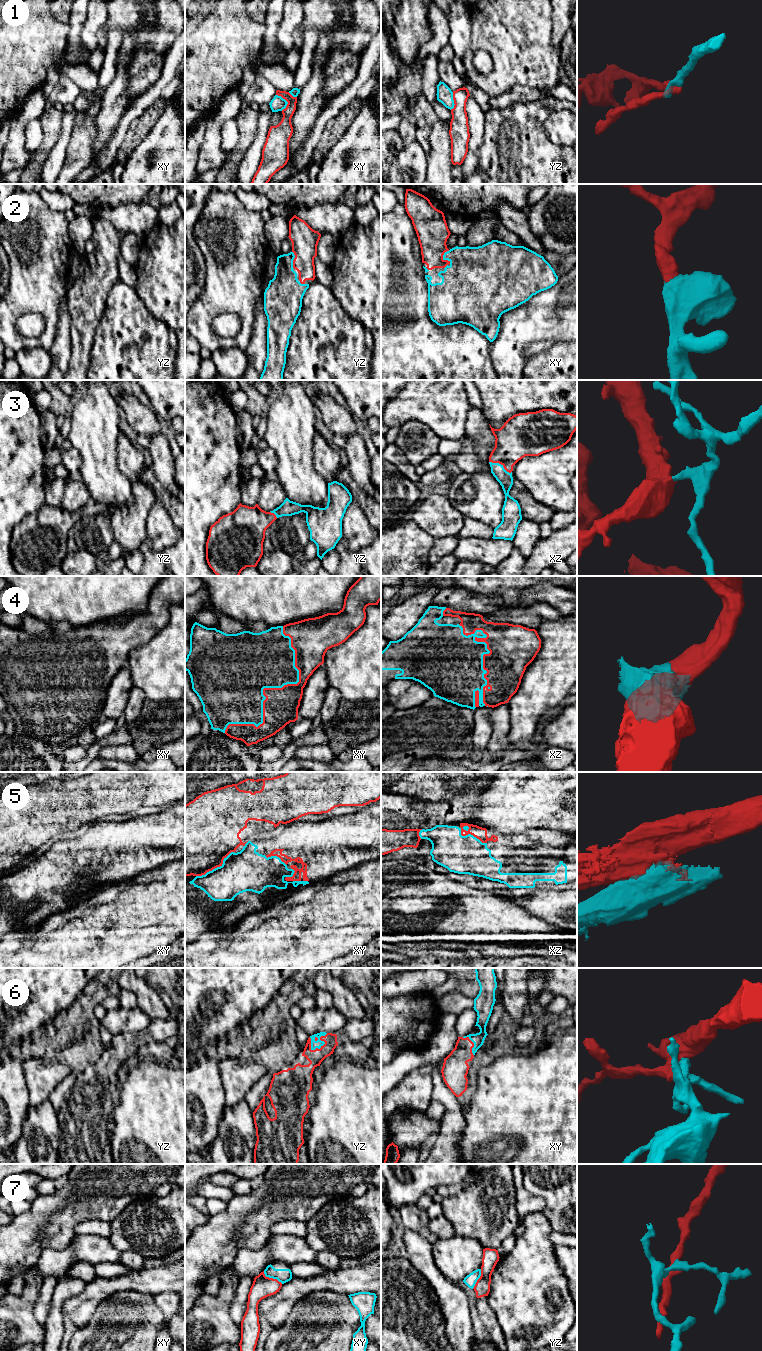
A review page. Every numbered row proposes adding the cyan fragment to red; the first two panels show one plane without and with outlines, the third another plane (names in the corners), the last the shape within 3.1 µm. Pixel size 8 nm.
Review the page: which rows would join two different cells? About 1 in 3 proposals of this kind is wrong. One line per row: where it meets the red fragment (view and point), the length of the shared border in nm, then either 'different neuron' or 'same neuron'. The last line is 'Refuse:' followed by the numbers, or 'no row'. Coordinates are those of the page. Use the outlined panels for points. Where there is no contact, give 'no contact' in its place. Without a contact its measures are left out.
1: contact xy (286, 100); length 140 nm; different neuron
2: contact xy (442, 258); length 110 nm; same neuron
3: contact xz (500, 463); length 200 nm; same neuron
4: contact xy (272, 688); length 950 nm; same neuron
5: contact xz (471, 834); length 240 nm; different neuron
6: contact yz (325, 1043); length 190 nm; same neuron
7: contact xy (272, 1278); length 190 nm; different neuron
Refuse: 1, 5, 7

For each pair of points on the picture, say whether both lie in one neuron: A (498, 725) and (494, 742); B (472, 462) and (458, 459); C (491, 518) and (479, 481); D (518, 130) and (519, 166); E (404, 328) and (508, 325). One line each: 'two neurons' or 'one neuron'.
A: one neuron
B: one neuron
C: one neuron
D: one neuron
E: two neurons

